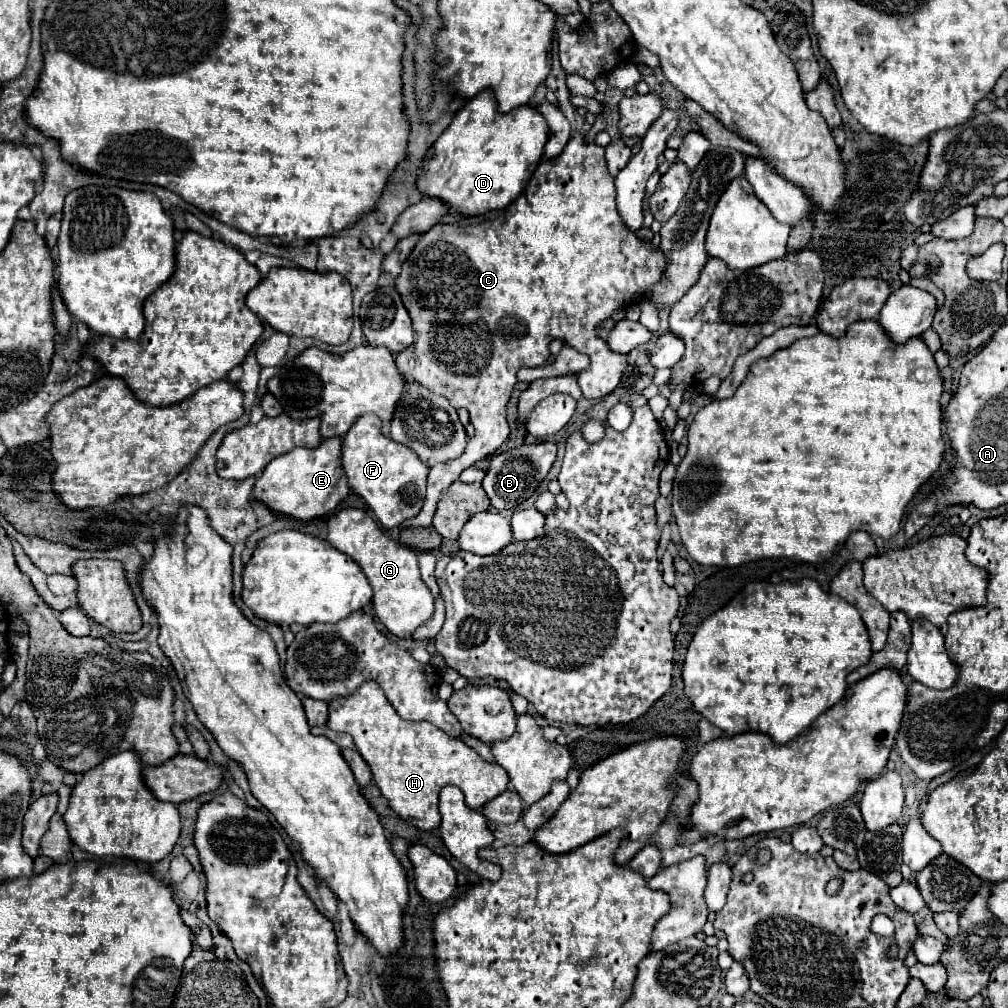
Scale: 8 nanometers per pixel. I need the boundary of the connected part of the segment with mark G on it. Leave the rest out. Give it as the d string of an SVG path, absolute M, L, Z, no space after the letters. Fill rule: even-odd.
M345 508L329 518L327 542L349 554L367 574L373 586L373 608L387 628L397 638L411 638L413 632L433 616L433 594L419 574L419 552L407 544L387 538L377 522L360 509Z

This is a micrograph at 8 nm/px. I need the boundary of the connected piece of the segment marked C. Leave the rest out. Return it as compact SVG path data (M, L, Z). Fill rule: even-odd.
M575 132L561 156L543 160L527 190L499 216L477 224L435 224L419 238L411 256L405 260L395 288L403 296L403 304L413 320L415 342L395 356L397 368L409 382L419 382L433 394L447 398L455 408L467 408L475 426L475 438L467 442L461 458L431 468L423 510L413 520L401 524L401 528L431 526L439 494L465 468L497 452L509 438L505 414L517 384L517 372L523 366L541 366L547 362L551 340L561 338L567 346L591 358L591 366L577 379L585 398L601 398L617 388L627 366L627 356L613 354L607 342L597 336L597 328L613 312L629 306L633 298L647 296L655 284L663 282L665 254L623 226L615 206L613 180L607 174L605 150L595 142L587 142L581 132ZM537 174L547 174L547 178L541 180Z

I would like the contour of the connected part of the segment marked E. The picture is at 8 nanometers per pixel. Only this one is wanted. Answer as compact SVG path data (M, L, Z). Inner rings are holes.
M323 438L317 448L295 448L269 462L253 492L267 508L299 520L327 516L349 494L347 474L341 466L341 438Z

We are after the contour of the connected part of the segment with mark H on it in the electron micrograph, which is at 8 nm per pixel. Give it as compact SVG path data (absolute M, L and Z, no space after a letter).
M373 680L365 682L351 696L329 702L327 726L335 732L353 736L359 754L371 766L373 780L389 800L389 806L403 820L425 832L439 828L441 814L437 798L443 786L459 786L465 794L467 806L473 810L481 810L509 786L509 774L499 764L485 762L461 738L451 738L427 722L413 724L399 718L391 702L387 702L381 686Z

